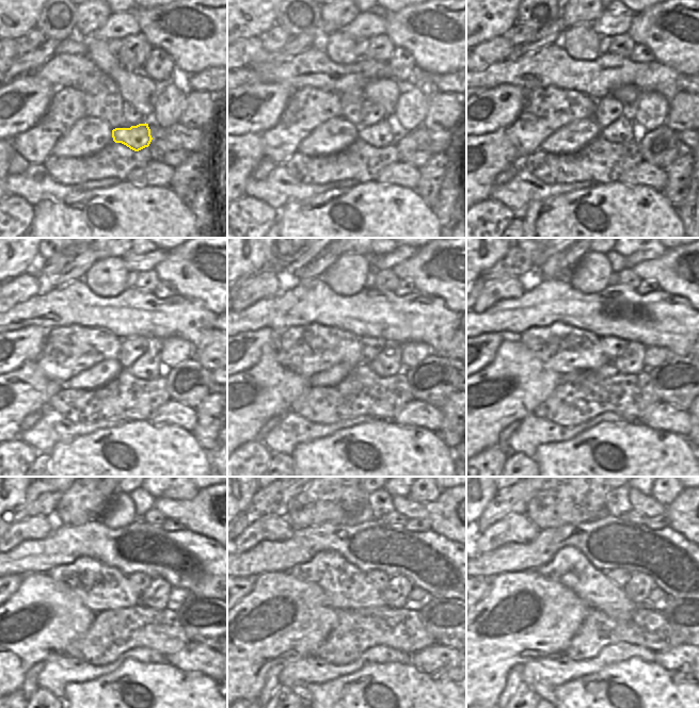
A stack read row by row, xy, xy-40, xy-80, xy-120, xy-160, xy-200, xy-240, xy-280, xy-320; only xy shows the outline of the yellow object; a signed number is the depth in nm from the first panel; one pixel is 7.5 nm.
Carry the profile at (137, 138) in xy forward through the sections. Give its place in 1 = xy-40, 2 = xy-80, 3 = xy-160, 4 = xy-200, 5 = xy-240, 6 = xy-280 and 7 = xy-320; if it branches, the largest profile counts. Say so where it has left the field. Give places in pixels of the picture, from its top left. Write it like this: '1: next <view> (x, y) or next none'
1: next xy-40 (383, 133)
2: next xy-80 (622, 130)
3: next xy-160 (388, 363)
4: next xy-200 (631, 361)
5: next xy-240 (156, 596)
6: next xy-280 (396, 594)
7: next xy-320 (637, 589)

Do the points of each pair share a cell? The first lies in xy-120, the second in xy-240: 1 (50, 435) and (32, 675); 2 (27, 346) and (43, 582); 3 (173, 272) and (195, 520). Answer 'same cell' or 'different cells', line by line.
1: different cells
2: different cells
3: same cell

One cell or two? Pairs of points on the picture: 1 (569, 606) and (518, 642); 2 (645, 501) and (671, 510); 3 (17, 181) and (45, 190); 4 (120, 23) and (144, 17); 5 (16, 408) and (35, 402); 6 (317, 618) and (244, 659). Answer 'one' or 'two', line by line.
1: one
2: one
3: one
4: two
5: one
6: one

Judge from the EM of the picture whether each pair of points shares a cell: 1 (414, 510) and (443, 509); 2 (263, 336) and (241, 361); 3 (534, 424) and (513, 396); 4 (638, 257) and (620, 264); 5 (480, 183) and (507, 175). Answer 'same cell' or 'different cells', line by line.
1: same cell
2: same cell
3: different cells
4: different cells
5: different cells

